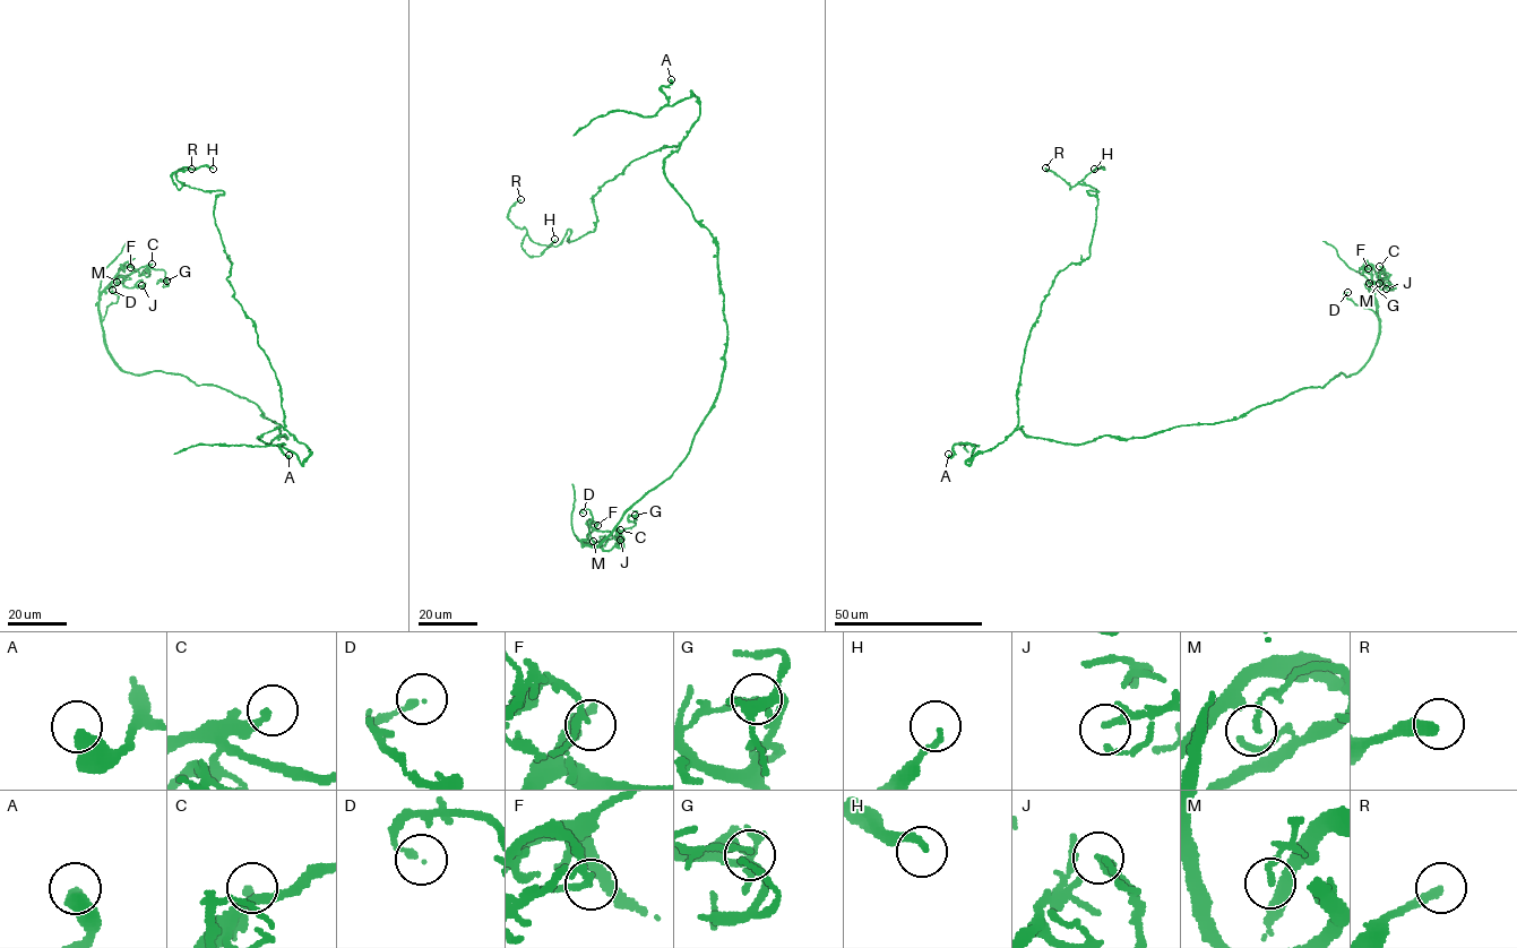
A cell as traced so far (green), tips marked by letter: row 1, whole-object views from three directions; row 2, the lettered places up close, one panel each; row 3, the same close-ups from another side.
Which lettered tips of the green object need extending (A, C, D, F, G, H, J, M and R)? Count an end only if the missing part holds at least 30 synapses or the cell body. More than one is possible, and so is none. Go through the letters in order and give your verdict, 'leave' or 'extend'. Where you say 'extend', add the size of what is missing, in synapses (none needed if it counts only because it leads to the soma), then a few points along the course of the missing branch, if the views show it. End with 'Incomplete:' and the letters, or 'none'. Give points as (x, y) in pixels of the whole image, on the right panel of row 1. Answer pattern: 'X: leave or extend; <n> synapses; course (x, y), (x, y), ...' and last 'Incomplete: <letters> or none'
A: leave
C: leave
D: leave
F: leave
G: leave
H: leave
J: leave
M: leave
R: leave
Incomplete: none

